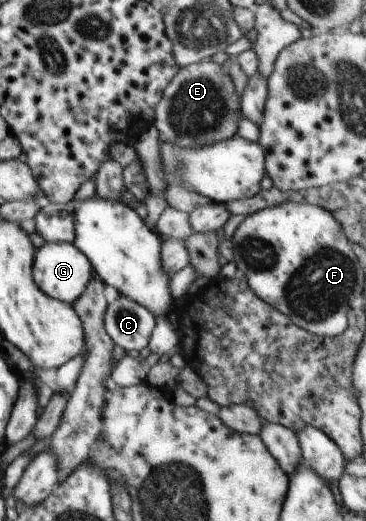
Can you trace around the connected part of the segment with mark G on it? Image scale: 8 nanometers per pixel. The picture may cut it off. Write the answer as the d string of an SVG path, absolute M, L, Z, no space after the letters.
M69 242L45 243L35 253L33 281L46 296L73 305L94 277L89 260Z

